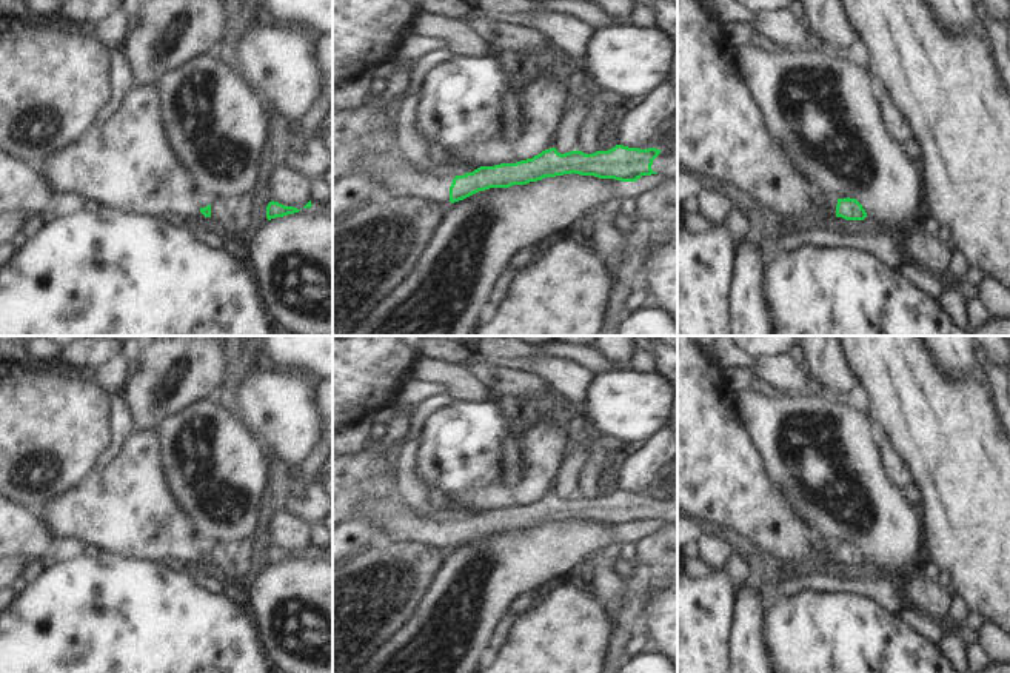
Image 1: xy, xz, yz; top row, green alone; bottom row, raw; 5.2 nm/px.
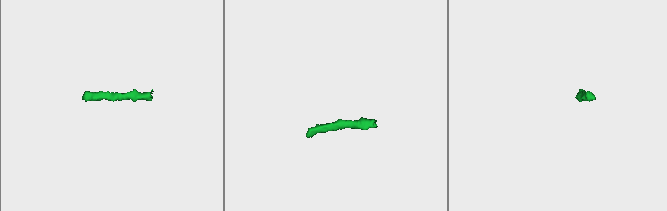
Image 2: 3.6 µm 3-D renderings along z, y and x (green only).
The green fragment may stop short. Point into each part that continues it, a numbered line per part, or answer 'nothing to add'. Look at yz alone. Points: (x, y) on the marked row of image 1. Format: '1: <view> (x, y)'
nothing to add

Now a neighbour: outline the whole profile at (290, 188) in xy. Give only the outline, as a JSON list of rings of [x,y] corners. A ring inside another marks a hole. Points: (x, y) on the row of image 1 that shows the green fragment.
[[[286,165],[277,166],[269,176],[269,191],[274,202],[300,209],[309,202],[311,182]]]

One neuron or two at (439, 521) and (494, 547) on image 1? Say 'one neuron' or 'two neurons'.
two neurons

